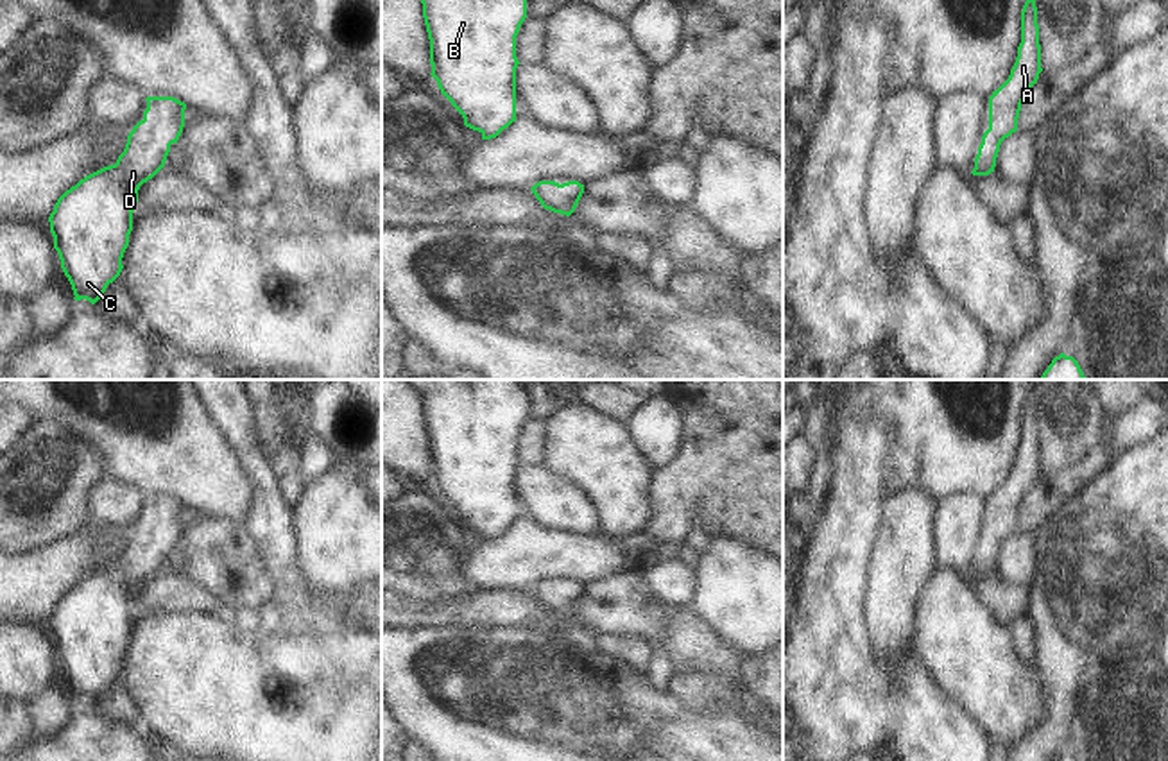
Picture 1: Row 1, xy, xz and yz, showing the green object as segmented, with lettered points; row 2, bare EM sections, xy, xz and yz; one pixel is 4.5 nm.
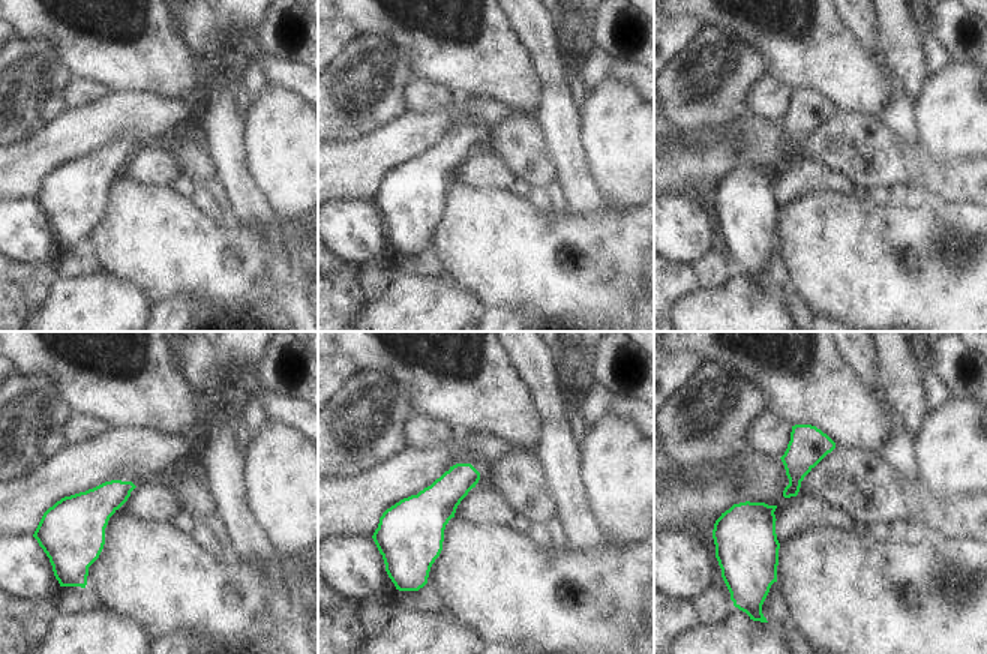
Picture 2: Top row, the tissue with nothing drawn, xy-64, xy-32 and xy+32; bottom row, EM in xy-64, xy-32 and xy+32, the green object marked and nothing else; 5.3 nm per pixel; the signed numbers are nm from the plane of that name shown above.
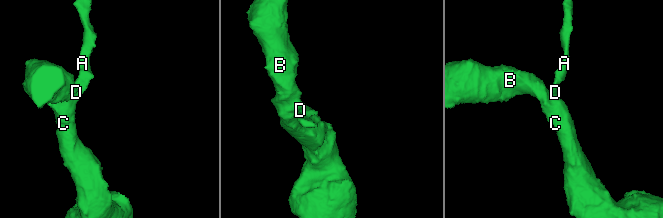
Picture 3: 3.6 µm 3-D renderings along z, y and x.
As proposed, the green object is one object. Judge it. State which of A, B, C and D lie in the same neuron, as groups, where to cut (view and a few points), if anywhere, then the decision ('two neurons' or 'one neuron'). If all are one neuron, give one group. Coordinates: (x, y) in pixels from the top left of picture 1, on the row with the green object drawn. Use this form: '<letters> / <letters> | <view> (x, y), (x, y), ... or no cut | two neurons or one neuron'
A B C D | no cut | one neuron

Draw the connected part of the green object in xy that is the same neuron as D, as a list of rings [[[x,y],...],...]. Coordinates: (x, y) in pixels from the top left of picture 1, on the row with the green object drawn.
[[[147,97],[143,118],[127,136],[115,165],[66,190],[48,217],[54,249],[73,299],[95,304],[124,265],[138,190],[167,161],[185,127],[186,104],[174,97]]]

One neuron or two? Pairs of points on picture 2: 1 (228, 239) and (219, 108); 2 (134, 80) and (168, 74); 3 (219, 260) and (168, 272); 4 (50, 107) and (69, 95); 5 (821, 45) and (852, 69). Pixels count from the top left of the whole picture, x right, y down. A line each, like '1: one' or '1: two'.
1: two
2: one
3: one
4: two
5: one

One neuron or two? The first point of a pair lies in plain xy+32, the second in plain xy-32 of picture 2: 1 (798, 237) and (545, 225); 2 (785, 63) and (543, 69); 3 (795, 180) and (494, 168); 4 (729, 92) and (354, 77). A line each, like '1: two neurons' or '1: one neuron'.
1: one neuron
2: two neurons
3: one neuron
4: one neuron

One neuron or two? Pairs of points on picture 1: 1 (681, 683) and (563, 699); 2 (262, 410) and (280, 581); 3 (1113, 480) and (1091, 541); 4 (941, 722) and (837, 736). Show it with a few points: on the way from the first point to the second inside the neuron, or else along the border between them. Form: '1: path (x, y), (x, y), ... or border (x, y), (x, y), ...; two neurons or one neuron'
1: border (667, 690), (688, 708), (704, 713); two neurons
2: border (255, 423), (264, 459), (283, 502); two neurons
3: path (1113, 495), (1113, 520), (1106, 527); one neuron
4: path (916, 722), (862, 722); one neuron

